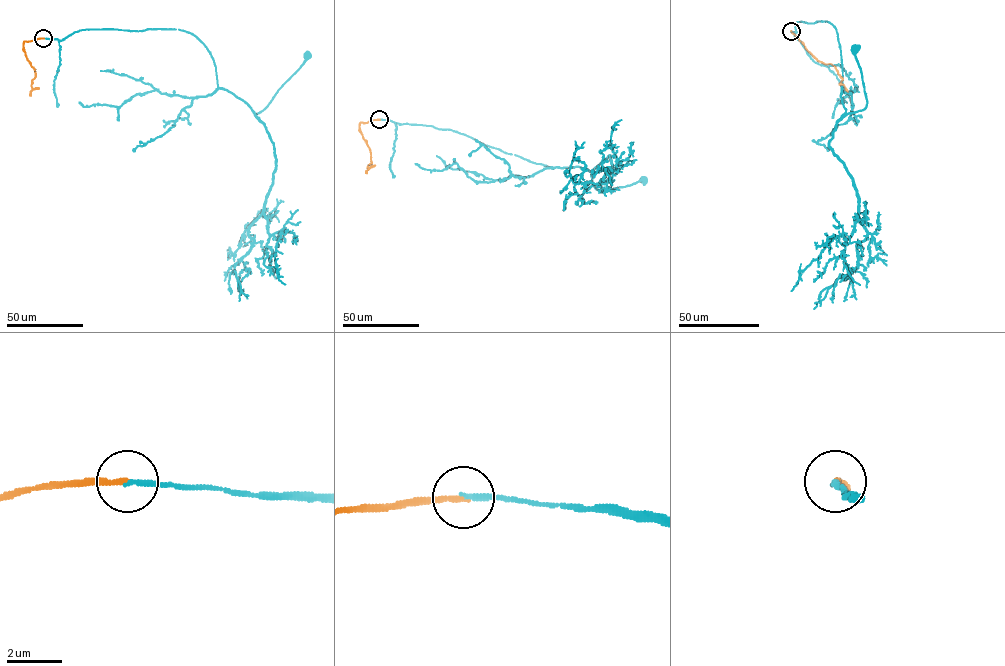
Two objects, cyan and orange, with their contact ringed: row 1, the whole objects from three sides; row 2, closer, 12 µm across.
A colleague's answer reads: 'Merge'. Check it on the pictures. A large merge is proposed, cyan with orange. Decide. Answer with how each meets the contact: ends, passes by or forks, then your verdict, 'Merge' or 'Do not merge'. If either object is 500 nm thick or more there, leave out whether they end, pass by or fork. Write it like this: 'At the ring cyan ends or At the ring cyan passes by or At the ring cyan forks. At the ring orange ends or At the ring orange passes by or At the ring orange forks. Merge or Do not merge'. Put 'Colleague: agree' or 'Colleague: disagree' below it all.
At the ring cyan ends. At the ring orange ends. Merge
Colleague: agree

